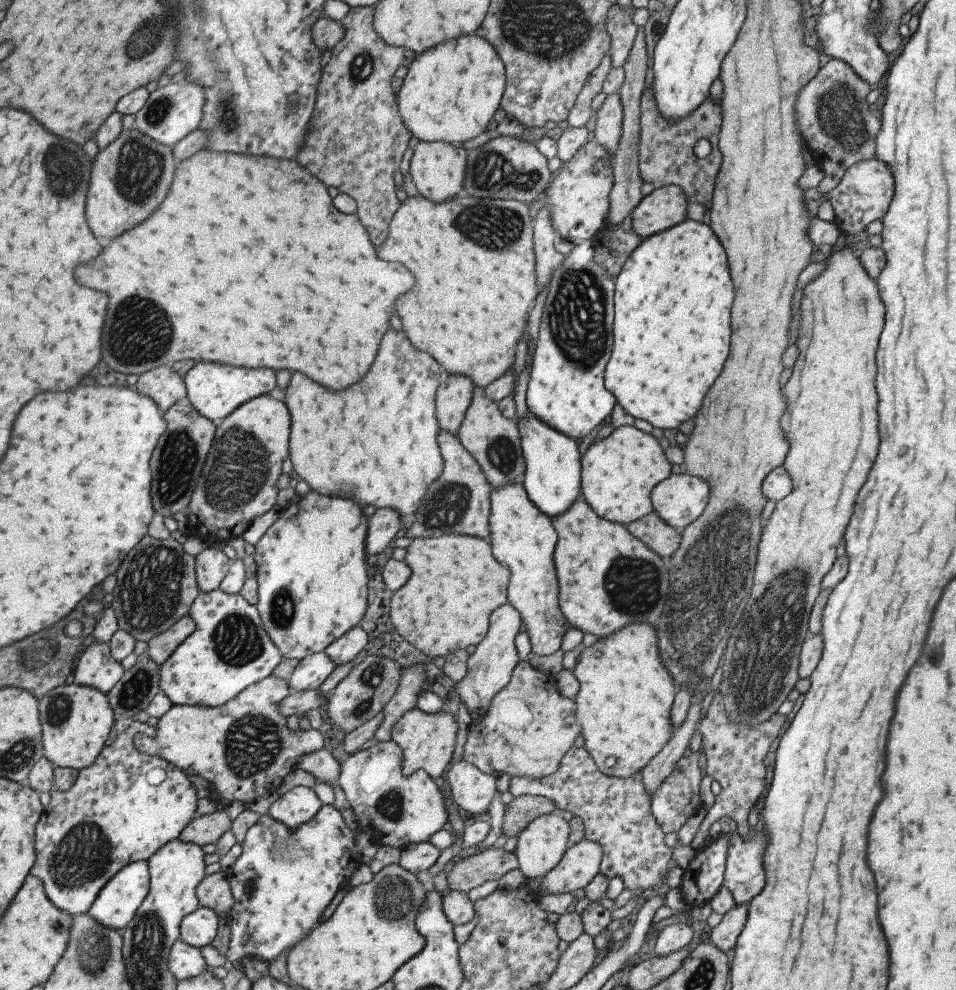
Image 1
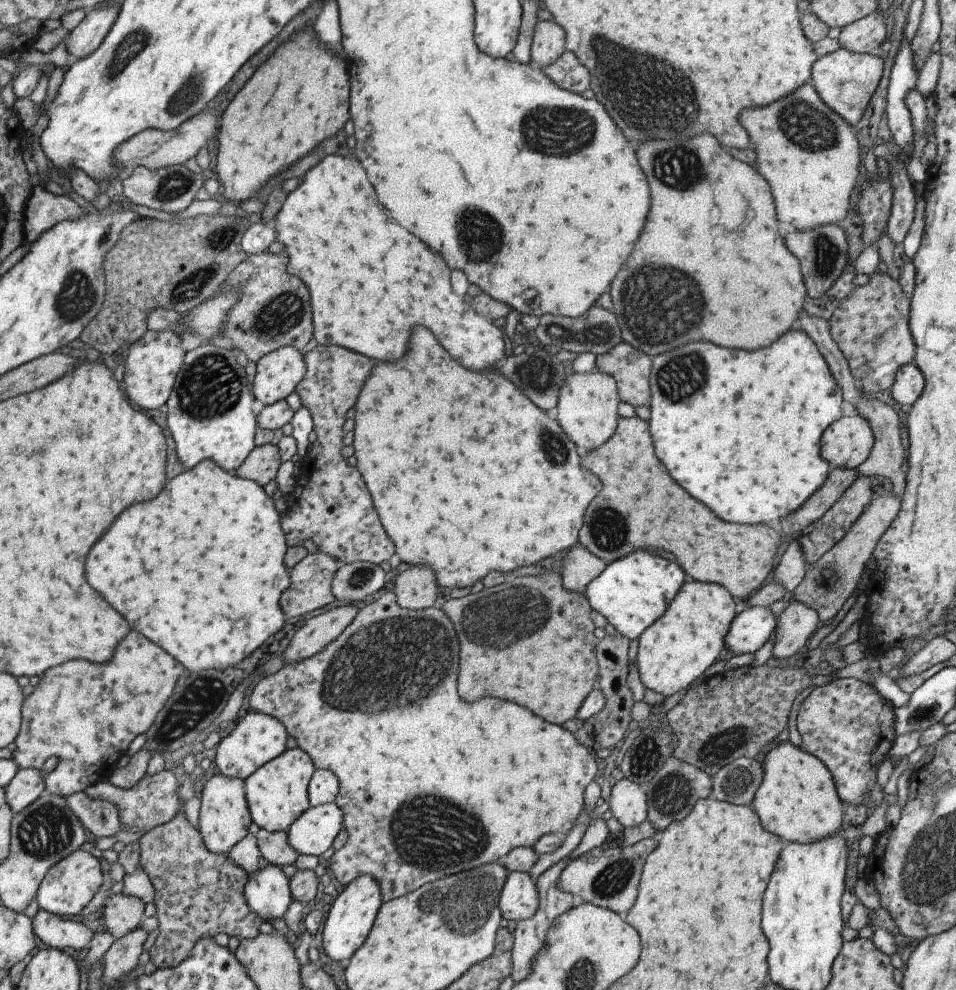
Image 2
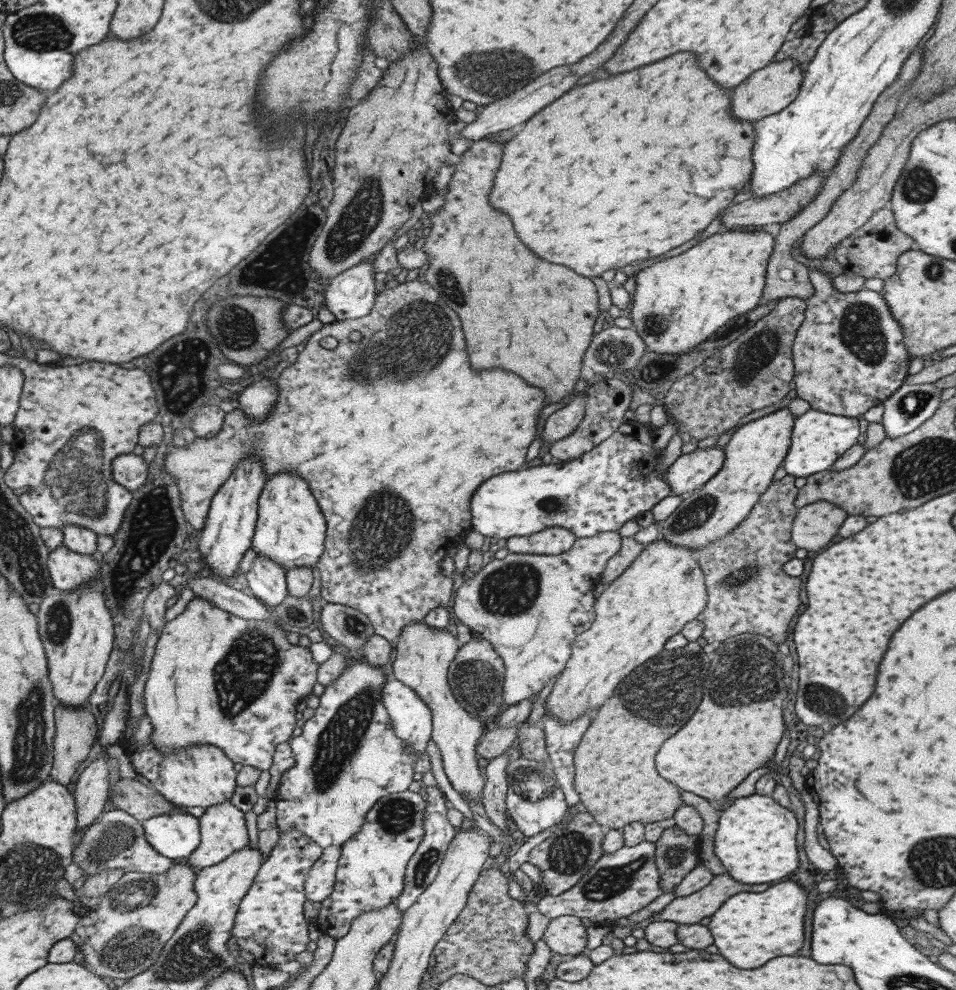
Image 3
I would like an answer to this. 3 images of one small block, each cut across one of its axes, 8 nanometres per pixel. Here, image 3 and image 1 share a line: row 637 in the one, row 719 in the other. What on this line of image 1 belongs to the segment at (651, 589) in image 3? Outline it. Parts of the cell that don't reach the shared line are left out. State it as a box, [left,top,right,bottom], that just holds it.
[572,622,678,778]

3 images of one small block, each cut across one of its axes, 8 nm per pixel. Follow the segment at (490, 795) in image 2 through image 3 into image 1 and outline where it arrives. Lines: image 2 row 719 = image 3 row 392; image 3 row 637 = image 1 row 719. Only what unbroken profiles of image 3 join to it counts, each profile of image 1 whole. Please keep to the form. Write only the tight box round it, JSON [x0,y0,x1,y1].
[370,664,428,744]

